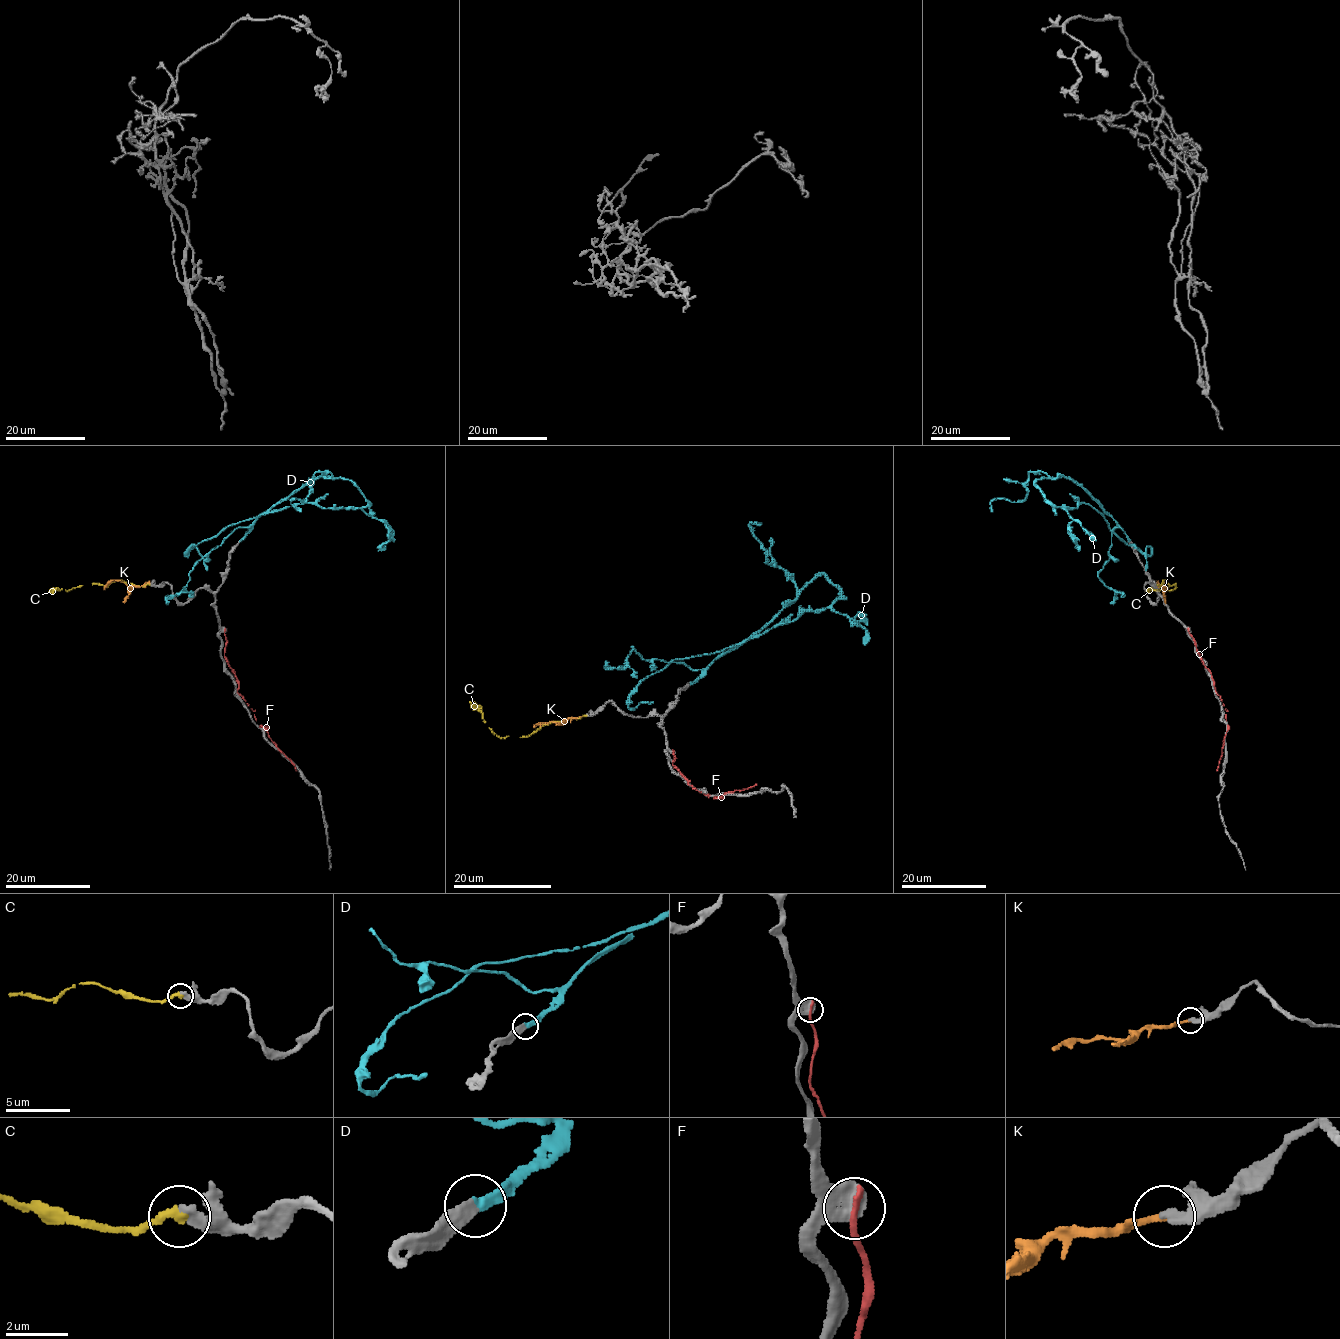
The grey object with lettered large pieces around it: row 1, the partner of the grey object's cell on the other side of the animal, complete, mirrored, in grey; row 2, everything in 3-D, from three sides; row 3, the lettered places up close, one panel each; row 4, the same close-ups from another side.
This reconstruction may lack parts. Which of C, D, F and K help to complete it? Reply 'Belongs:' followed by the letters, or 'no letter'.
Belongs: C, D

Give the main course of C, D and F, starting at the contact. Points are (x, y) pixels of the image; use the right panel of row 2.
C: (1157, 584), (1160, 586), (1163, 581), (1176, 587), (1145, 591)
D: (1129, 540), (1070, 479), (1037, 479), (1054, 505), (1088, 504), (1128, 544), (1149, 555), (1149, 547), (1145, 570)
F: (1189, 631), (1226, 711), (1228, 729), (1216, 771)

